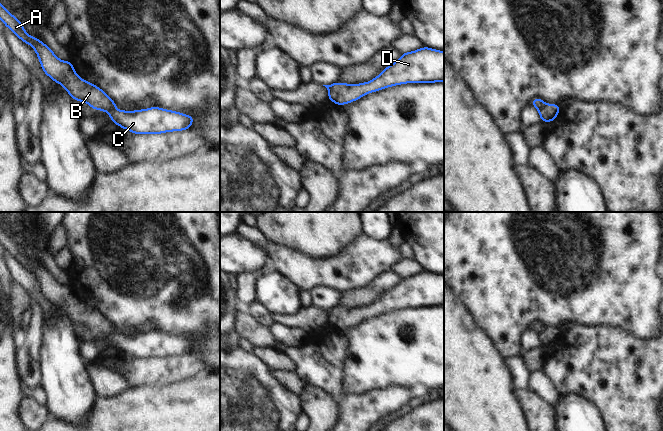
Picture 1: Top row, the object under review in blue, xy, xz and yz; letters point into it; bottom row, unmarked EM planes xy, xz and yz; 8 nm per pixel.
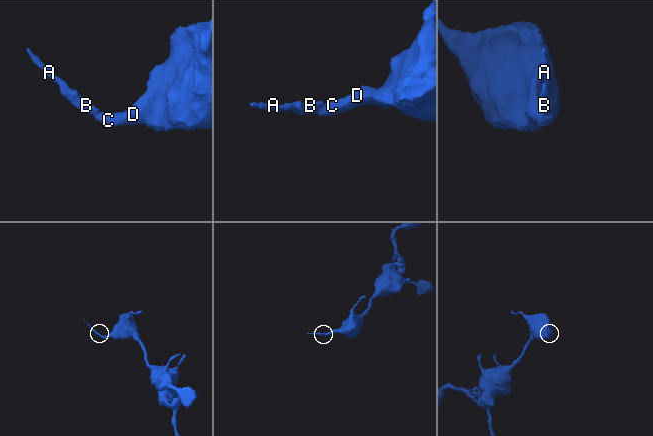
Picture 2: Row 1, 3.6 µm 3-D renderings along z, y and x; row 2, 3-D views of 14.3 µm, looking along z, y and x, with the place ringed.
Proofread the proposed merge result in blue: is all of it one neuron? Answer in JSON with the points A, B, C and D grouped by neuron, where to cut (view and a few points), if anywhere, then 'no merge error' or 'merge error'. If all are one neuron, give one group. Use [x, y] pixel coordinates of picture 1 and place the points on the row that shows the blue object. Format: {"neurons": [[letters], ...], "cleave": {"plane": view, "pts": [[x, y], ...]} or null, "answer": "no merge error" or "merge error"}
{"neurons": [["A", "B"], ["C", "D"]], "cleave": {"plane": "yz", "pts": [[546, 104], [539, 111]]}, "answer": "merge error"}

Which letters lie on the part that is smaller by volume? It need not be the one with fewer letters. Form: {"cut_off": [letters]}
{"cut_off": ["A", "B"]}

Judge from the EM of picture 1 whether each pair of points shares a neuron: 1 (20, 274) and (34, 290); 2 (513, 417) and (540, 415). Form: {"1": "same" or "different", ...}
{"1": "same", "2": "different"}

